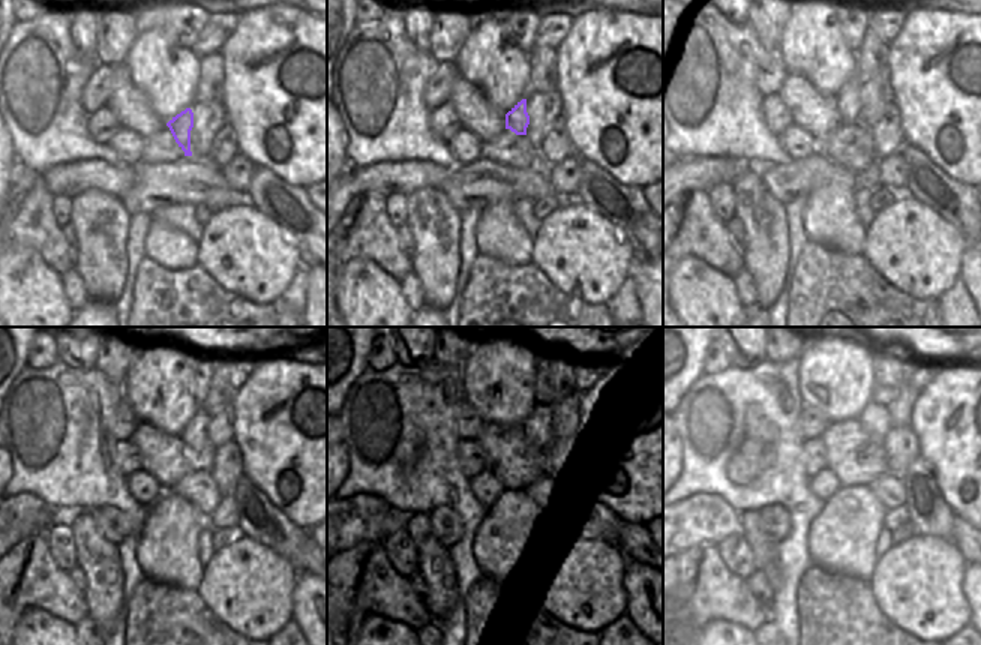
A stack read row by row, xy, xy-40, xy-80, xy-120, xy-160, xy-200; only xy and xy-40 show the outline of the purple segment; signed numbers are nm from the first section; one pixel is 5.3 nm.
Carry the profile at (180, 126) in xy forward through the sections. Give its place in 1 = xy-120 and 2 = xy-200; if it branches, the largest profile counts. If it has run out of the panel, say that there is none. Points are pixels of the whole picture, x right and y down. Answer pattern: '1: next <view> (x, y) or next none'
1: next xy-120 (194, 435)
2: next xy-200 (875, 419)

